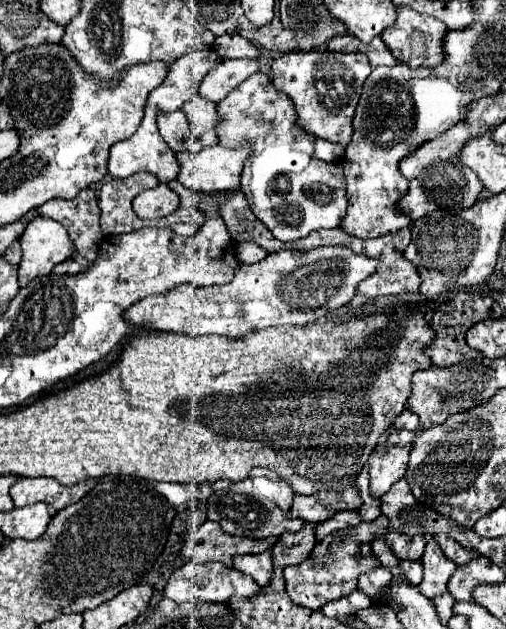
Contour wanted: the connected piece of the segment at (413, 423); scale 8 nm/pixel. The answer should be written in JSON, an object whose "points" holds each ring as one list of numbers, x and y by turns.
{"points":[[402,411,402,415,398,415,398,419,394,419,394,427,398,429,412,429,416,431,420,427,420,421,418,421,418,415,414,415,412,411]]}

